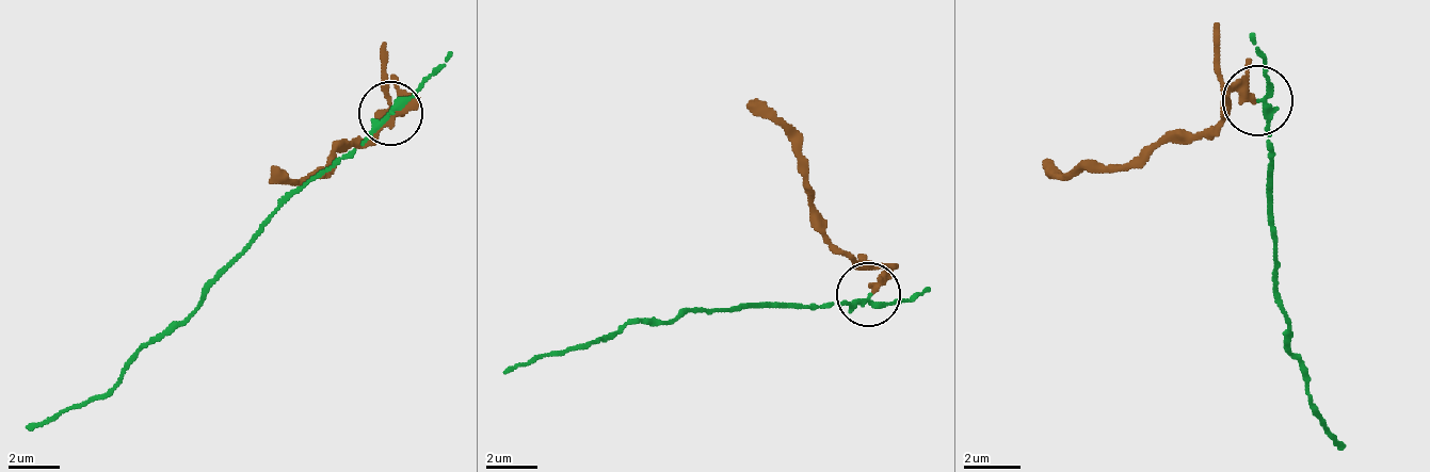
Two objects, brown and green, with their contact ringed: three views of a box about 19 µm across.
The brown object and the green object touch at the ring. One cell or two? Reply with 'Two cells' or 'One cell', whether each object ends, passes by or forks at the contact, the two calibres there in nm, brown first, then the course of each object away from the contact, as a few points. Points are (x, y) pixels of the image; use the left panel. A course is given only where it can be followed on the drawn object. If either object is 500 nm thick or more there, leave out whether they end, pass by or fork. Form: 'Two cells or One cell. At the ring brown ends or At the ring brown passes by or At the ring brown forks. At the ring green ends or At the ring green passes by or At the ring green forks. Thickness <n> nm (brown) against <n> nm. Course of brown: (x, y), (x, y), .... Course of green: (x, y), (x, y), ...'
Two cells. At the ring brown passes by. At the ring green passes by. Thickness 200 nm (brown) against 200 nm. Course of brown: (392, 114), (399, 114), (367, 140), (348, 140), (322, 172), (290, 178), (277, 165). Course of green: (392, 114), (316, 172), (206, 294), (103, 396), (27, 428)

